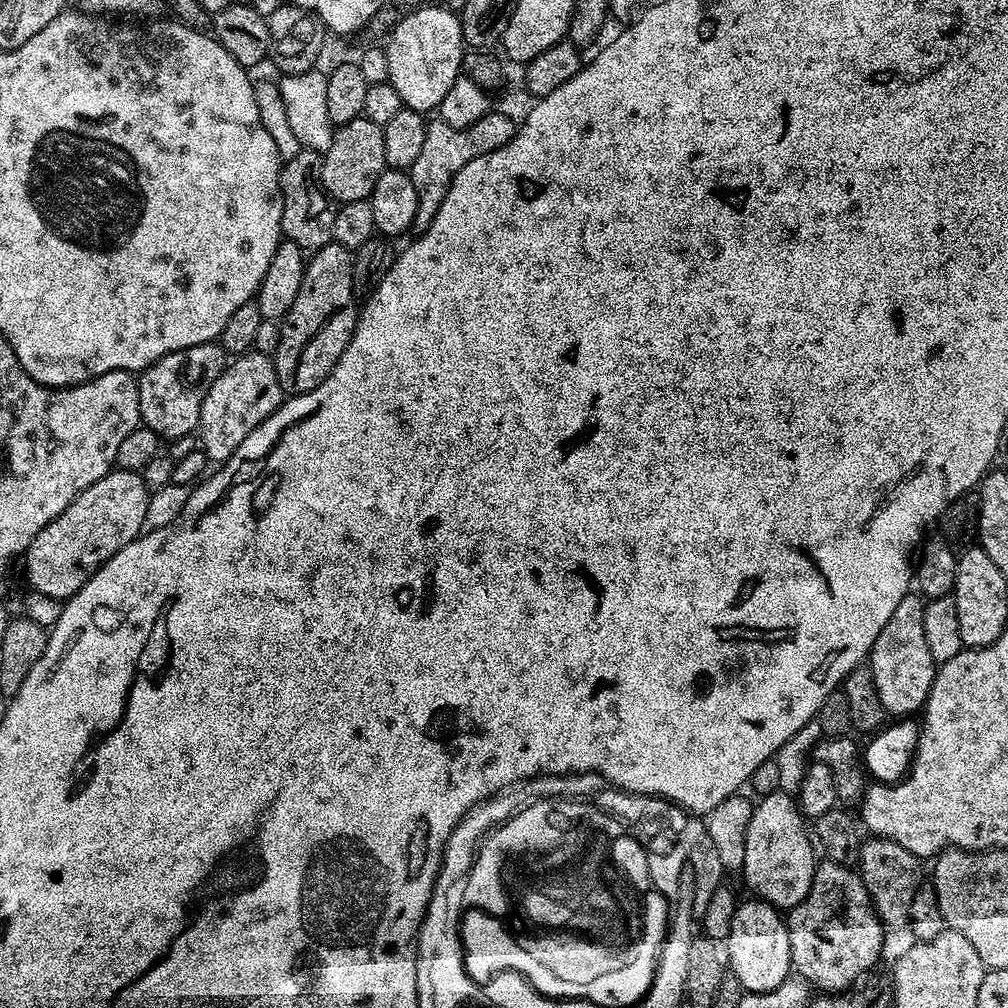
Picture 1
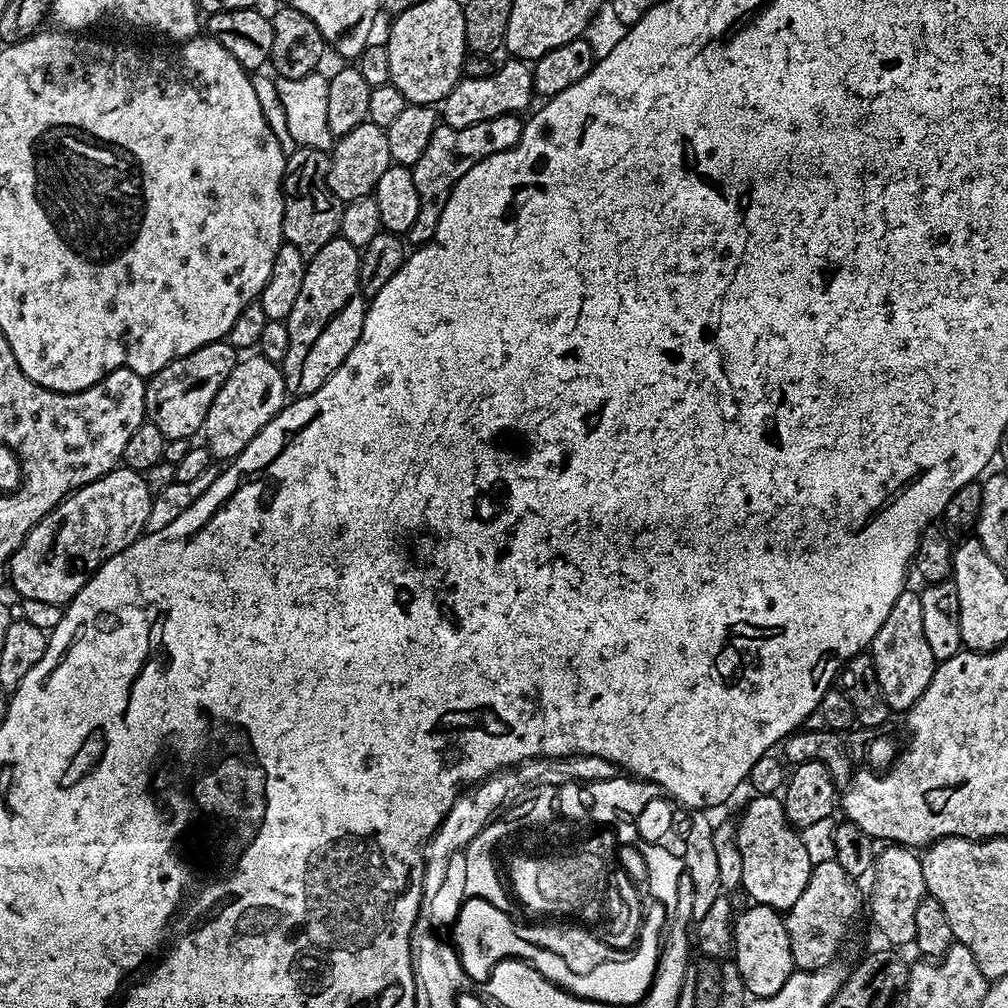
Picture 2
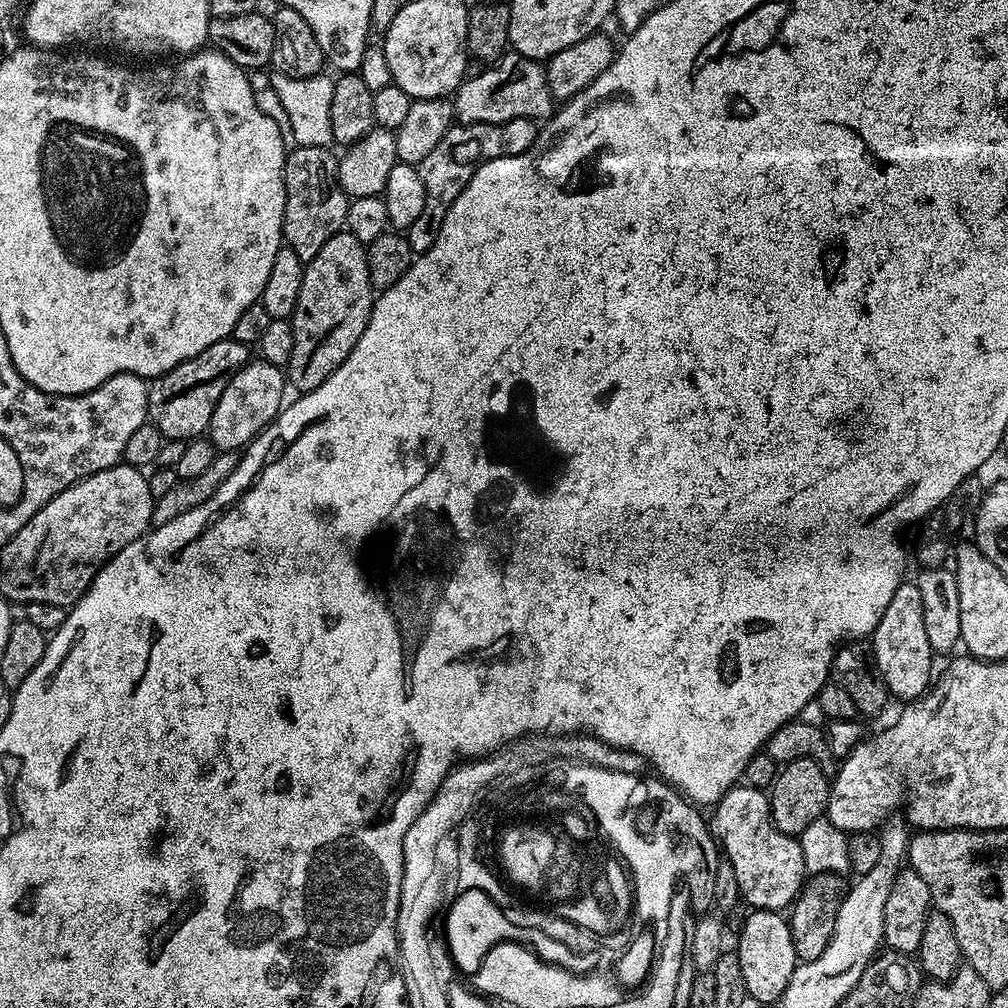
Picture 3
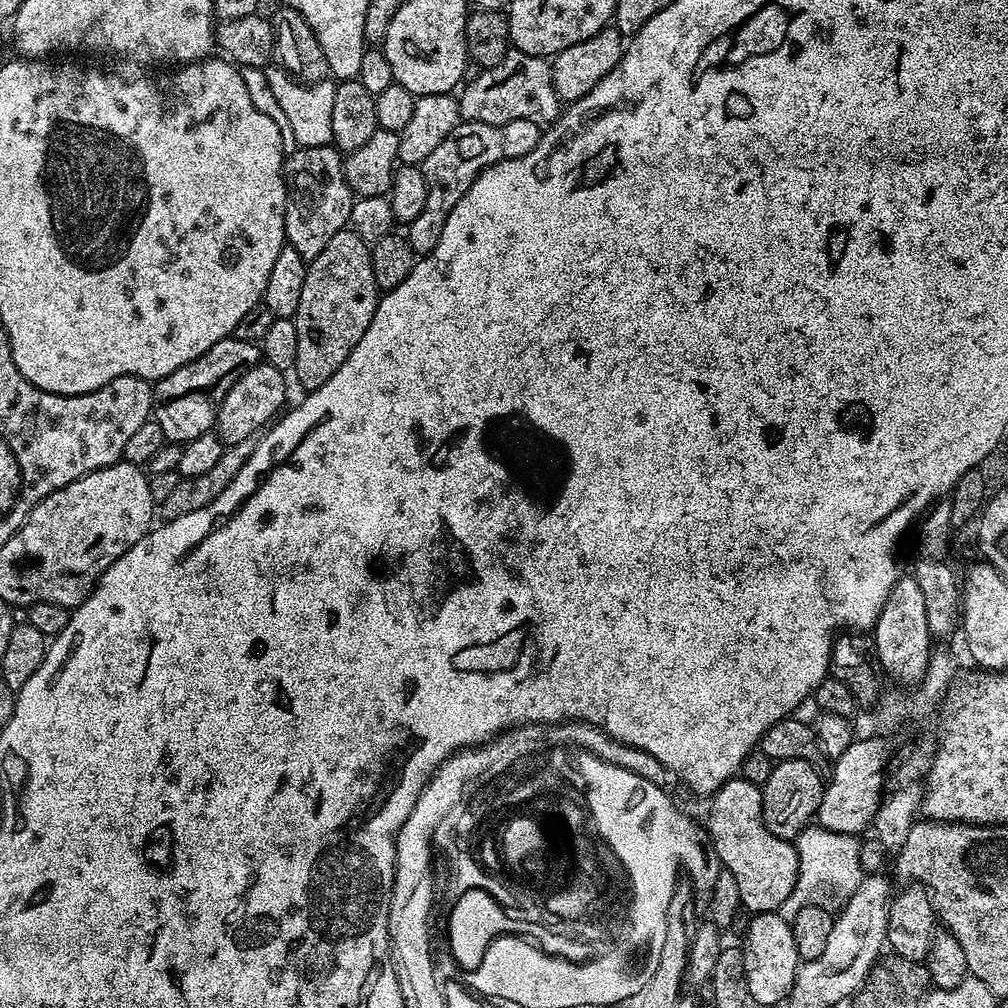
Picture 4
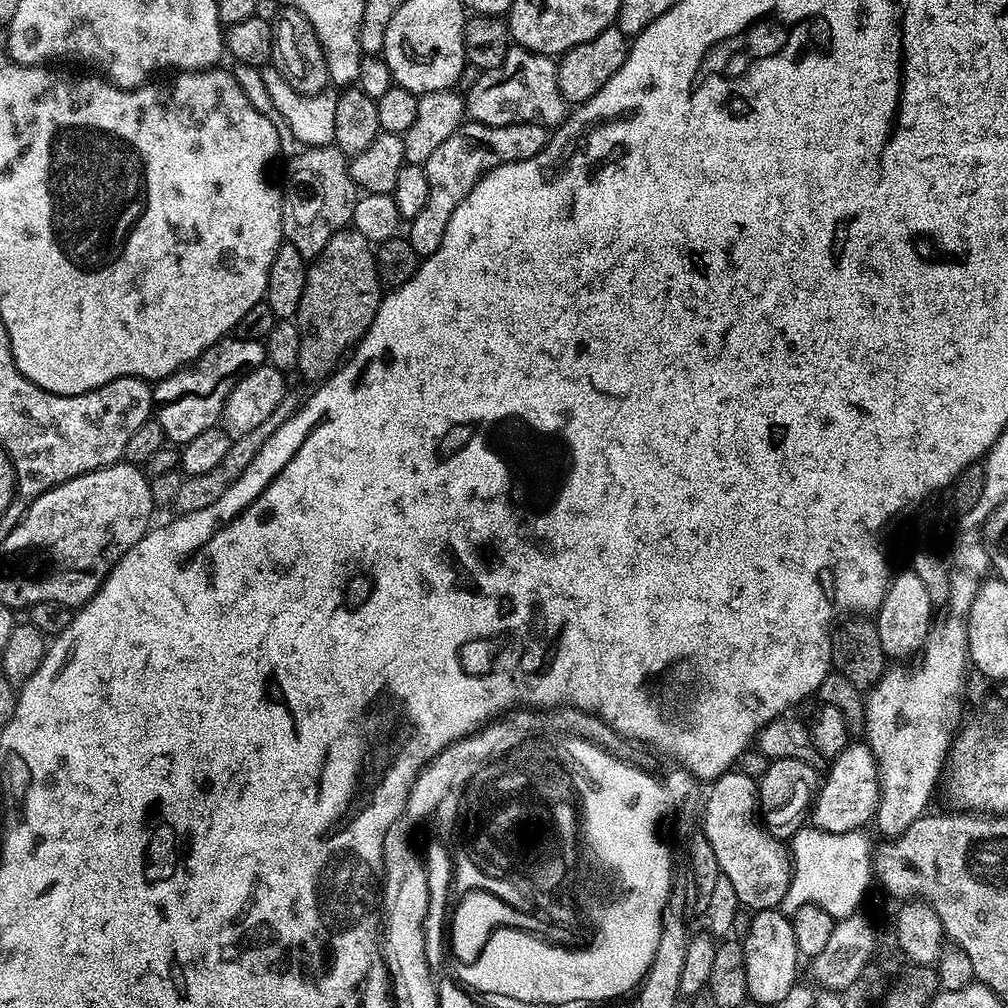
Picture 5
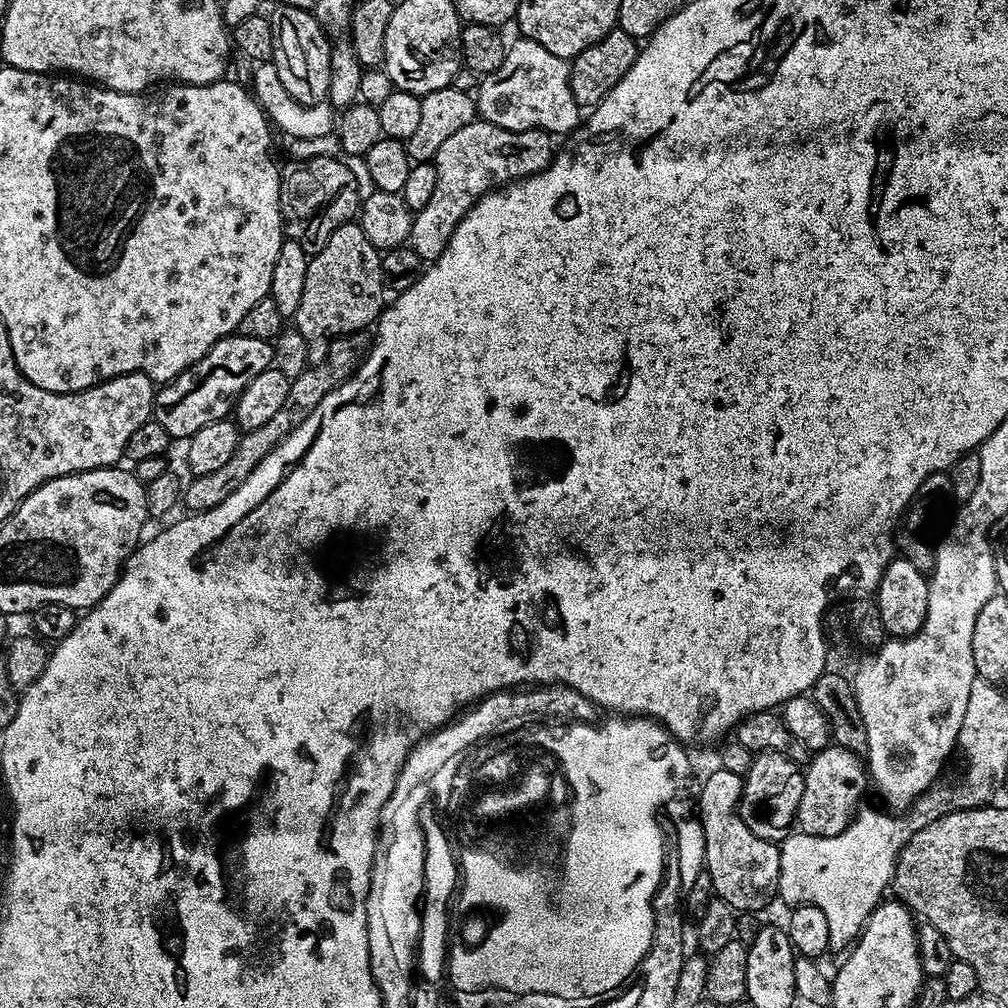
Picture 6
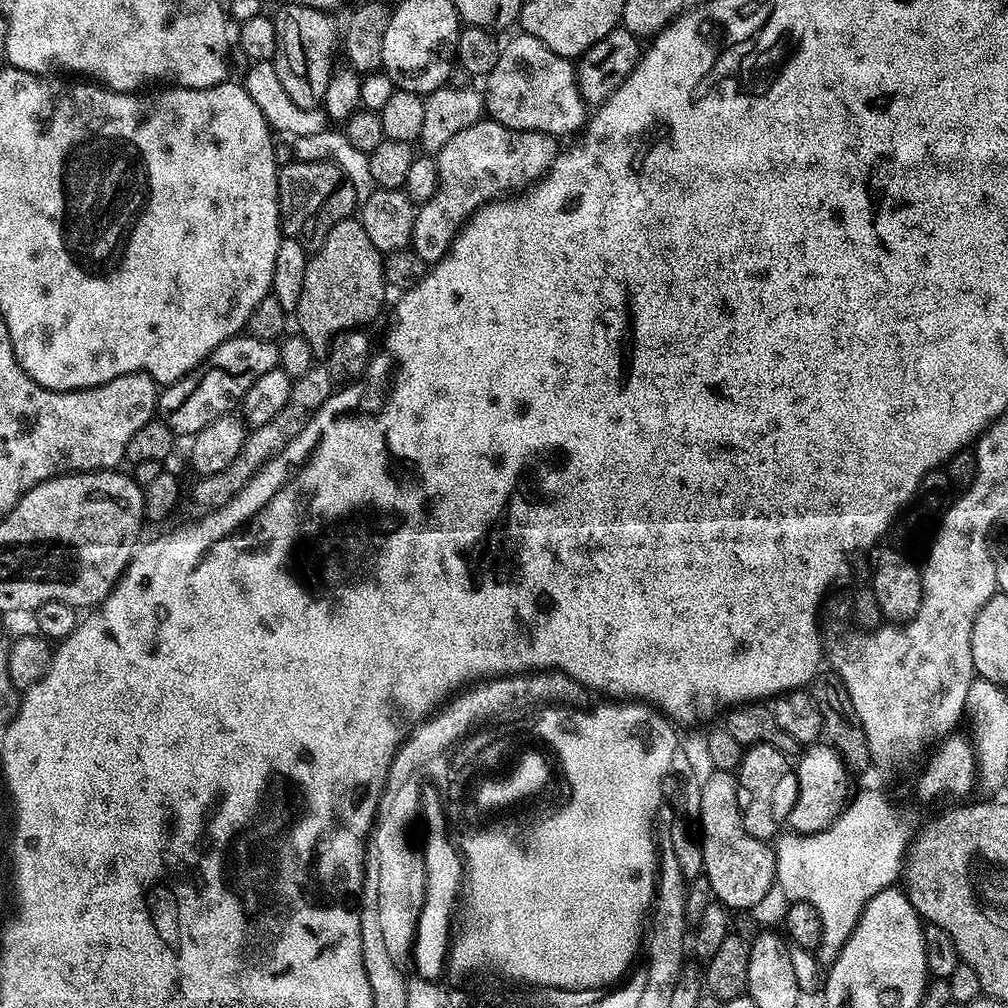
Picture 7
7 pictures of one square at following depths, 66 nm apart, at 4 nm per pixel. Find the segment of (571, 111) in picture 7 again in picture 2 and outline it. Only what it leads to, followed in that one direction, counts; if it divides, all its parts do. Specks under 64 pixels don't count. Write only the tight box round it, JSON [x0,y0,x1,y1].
[442,58,534,128]

